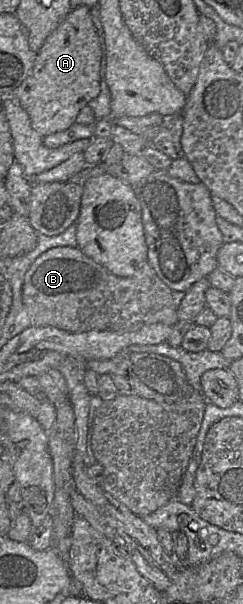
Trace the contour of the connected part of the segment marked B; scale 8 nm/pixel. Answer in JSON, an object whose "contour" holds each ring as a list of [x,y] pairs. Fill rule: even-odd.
{"contour":[[[60,246],[45,251],[33,262],[24,277],[22,302],[34,327],[51,326],[70,333],[92,330],[124,333],[154,323],[170,327],[176,324],[179,319],[172,293],[147,261],[132,276],[120,277],[86,256],[78,247]]]}

